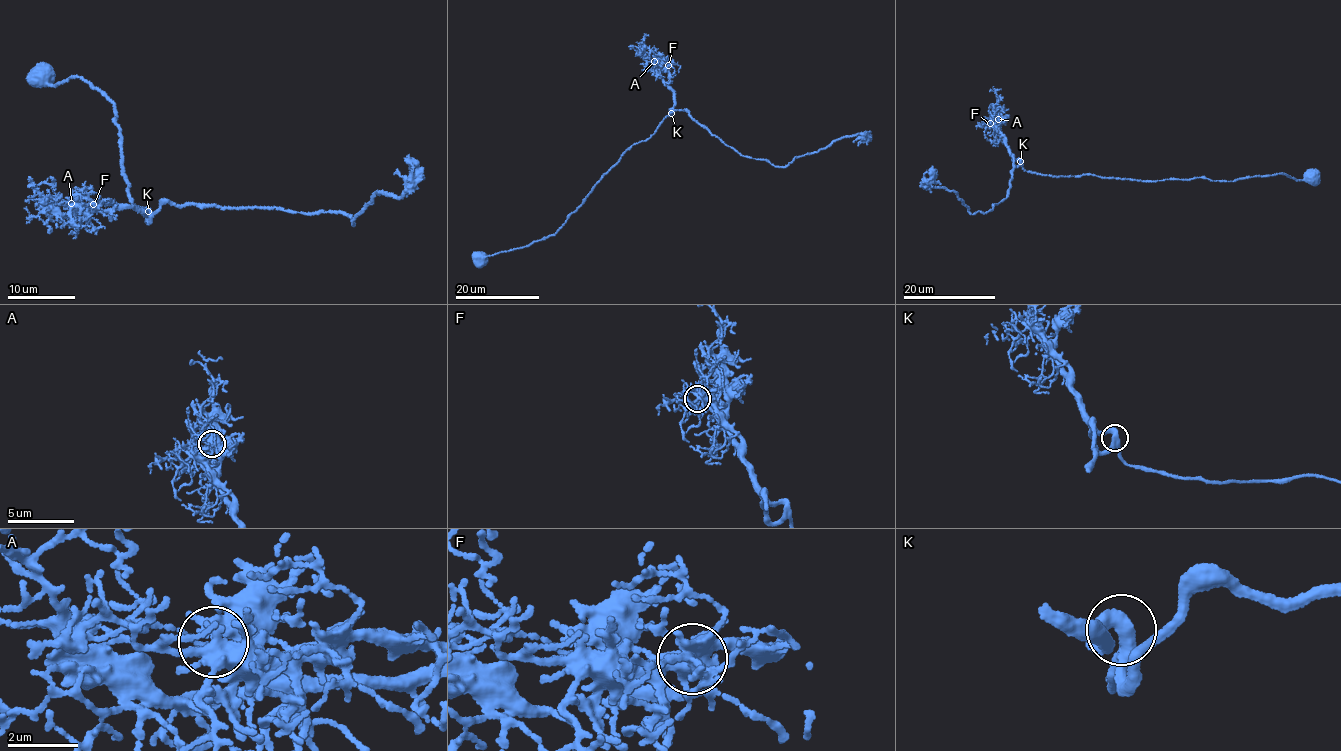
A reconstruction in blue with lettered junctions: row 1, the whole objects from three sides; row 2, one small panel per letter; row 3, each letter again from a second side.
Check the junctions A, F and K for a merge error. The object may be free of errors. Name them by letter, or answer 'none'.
none

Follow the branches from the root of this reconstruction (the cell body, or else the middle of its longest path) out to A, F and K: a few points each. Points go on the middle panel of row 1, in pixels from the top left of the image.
A: (479, 257), (528, 246), (551, 236), (622, 153), (654, 133), (671, 113), (674, 101), (654, 61)
F: (479, 257), (528, 246), (551, 236), (622, 153), (654, 133), (671, 113), (674, 101), (669, 65)
K: (479, 257), (528, 246), (555, 233), (622, 153), (650, 137), (671, 113)

